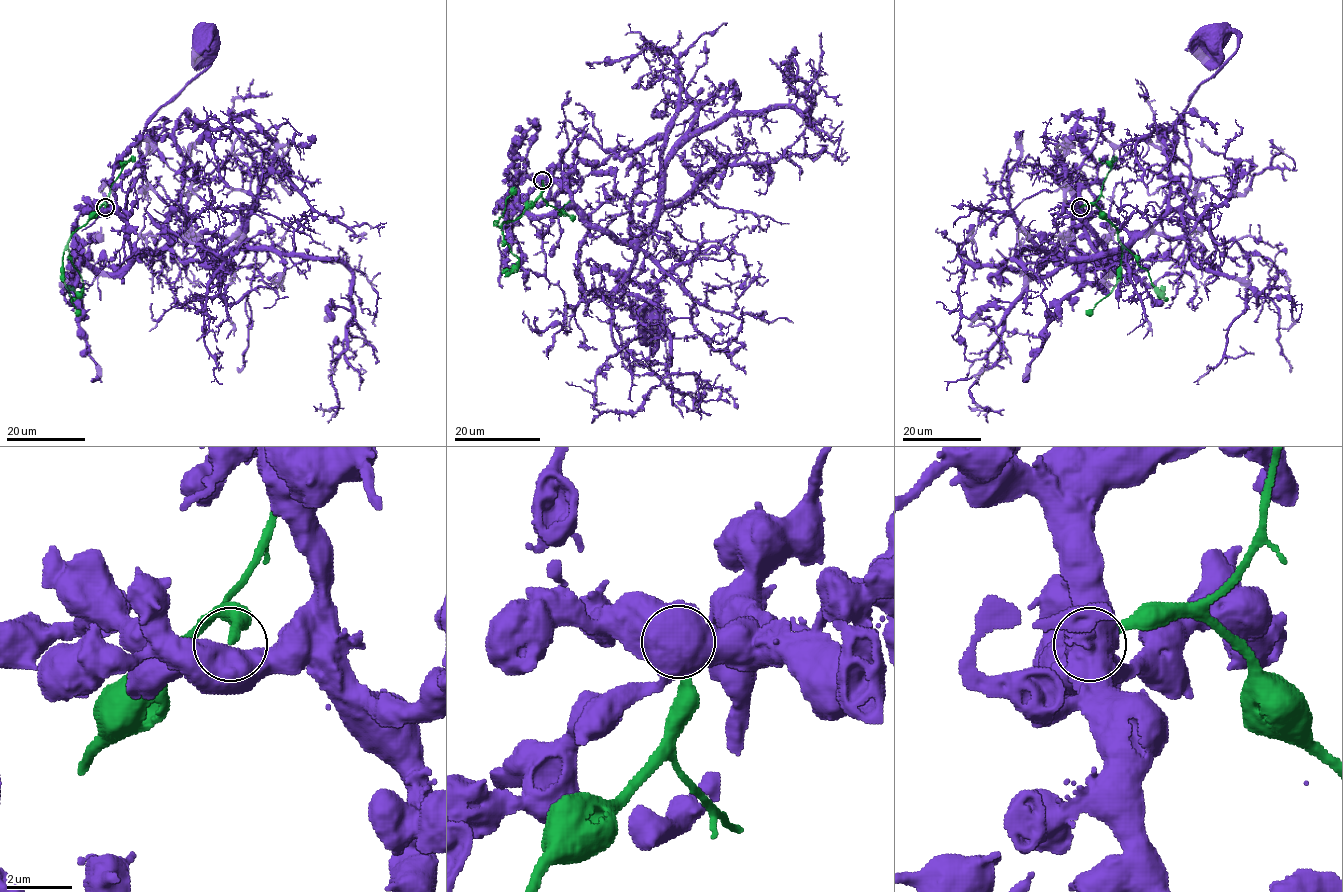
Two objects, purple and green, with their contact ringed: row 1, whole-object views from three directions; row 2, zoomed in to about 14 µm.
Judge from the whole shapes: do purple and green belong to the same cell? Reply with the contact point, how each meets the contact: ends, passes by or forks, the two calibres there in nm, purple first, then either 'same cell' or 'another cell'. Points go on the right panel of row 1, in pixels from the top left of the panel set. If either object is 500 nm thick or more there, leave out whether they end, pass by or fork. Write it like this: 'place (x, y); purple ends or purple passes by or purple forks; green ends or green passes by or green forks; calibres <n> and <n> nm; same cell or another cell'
place (1080, 207); calibres 800 and 280 nm; another cell

